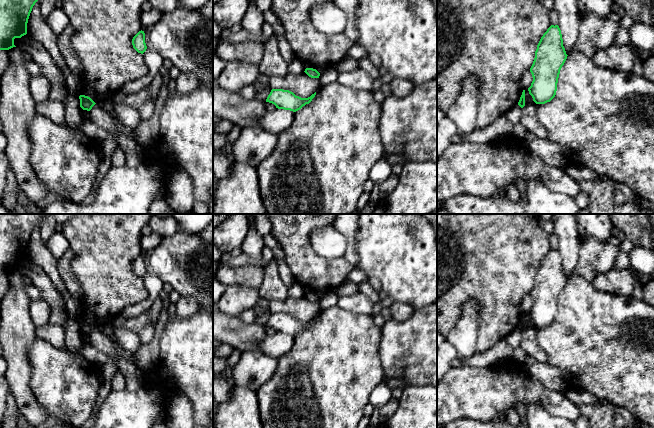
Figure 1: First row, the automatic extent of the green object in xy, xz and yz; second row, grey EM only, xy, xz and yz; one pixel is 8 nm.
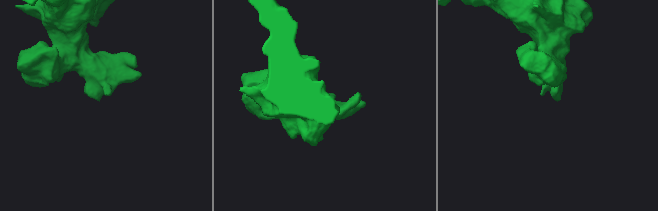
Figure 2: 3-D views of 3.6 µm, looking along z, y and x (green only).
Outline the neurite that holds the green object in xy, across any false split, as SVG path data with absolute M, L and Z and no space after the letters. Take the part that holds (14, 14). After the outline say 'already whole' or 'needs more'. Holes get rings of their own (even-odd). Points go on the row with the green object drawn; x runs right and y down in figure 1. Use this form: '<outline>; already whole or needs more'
M0 0L0 50L9 50L14 45L15 38L21 38L27 34L27 23L33 6L38 0Z; already whole

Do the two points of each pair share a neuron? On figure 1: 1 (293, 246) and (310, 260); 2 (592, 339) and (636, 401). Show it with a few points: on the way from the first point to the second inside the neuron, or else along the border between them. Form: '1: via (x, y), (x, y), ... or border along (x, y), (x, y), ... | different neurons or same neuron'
1: via (297, 250), (306, 259) | same neuron
2: via (607, 354), (636, 383), (636, 386) | same neuron

